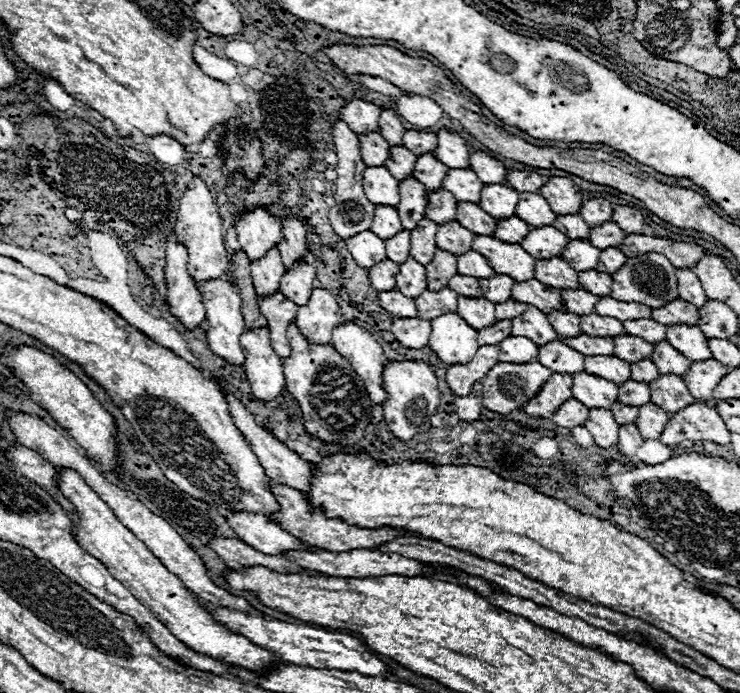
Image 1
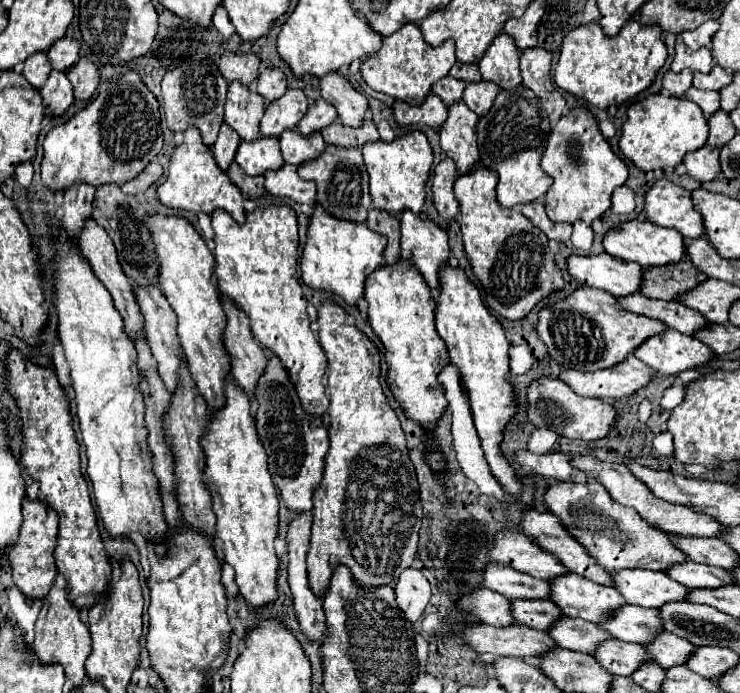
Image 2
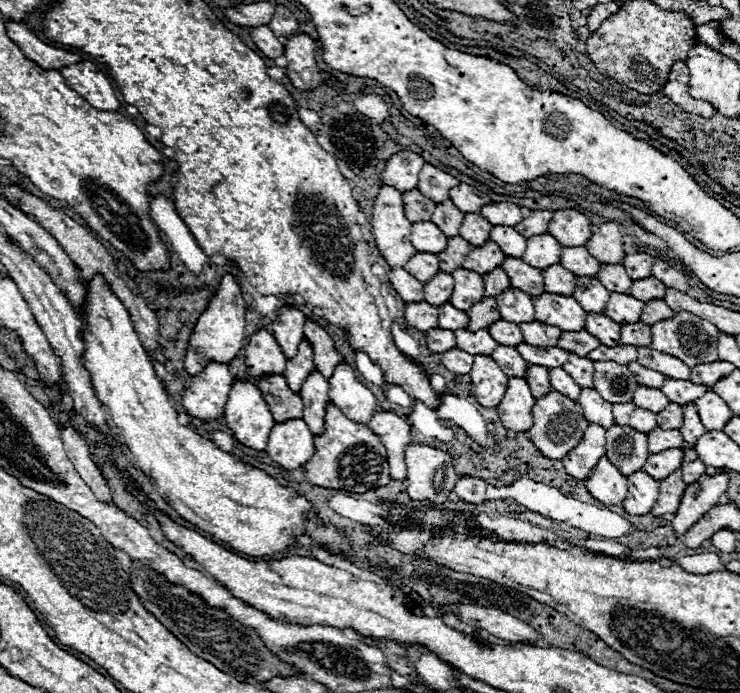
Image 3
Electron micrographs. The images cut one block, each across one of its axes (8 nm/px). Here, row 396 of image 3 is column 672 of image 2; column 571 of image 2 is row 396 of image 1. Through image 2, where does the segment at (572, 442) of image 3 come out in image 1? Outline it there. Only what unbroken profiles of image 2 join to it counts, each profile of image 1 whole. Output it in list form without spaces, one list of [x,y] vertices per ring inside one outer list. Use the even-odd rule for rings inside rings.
[[[498,362],[482,380],[482,404],[484,408],[500,414],[522,408],[536,396],[550,374],[552,370],[544,368],[540,362]]]

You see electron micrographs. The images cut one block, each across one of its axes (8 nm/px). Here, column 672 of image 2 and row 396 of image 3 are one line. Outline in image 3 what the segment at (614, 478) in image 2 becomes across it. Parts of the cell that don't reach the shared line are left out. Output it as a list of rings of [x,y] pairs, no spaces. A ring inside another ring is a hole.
[[[508,378],[508,388],[502,402],[496,406],[502,424],[508,430],[528,432],[532,426],[532,404],[536,398],[532,396],[528,382],[524,378]]]

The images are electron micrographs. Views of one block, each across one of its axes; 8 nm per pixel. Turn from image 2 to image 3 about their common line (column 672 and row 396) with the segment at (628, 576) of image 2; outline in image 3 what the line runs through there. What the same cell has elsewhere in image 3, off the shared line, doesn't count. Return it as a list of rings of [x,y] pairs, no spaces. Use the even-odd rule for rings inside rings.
[[[582,388],[578,404],[580,404],[580,408],[582,408],[582,412],[584,412],[584,416],[586,416],[588,422],[600,424],[602,428],[610,428],[614,424],[612,404],[606,402],[596,390]]]

